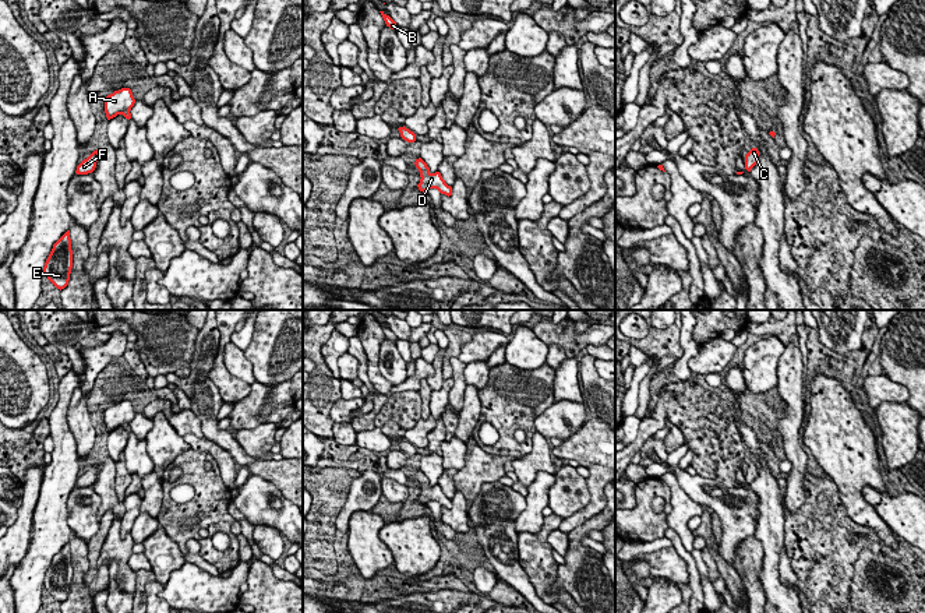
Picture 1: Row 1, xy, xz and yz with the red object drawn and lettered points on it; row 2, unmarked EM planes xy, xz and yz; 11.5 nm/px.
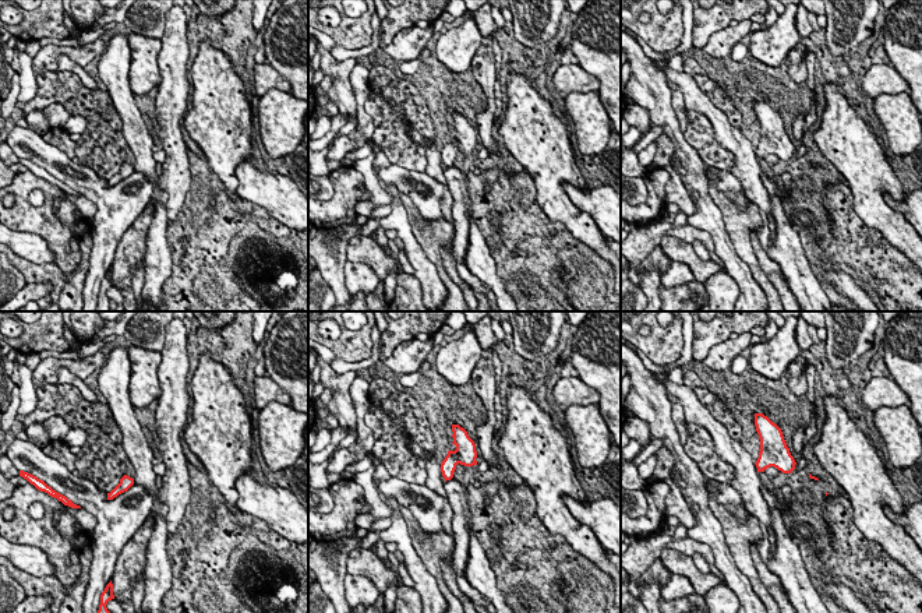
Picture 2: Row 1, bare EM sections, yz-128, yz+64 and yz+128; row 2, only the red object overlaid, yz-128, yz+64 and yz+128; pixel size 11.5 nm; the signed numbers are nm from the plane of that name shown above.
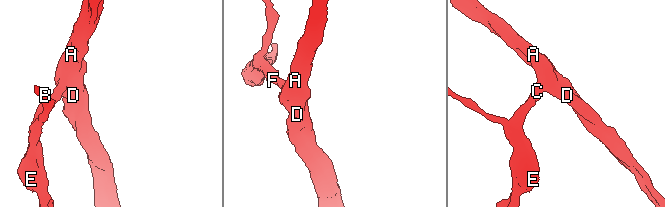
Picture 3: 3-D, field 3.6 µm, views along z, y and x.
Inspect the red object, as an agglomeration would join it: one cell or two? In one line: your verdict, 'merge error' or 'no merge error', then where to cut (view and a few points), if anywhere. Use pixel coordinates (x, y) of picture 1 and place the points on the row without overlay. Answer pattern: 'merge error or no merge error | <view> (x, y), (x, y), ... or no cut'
no merge error | no cut

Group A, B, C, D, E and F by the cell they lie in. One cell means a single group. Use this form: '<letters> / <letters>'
A B C D E F

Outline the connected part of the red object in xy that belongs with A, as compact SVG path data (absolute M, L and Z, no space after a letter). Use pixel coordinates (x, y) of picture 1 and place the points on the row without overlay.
M121 401L105 411L105 426L107 433L123 427L126 431L131 431L131 420L134 419L135 412L130 401Z

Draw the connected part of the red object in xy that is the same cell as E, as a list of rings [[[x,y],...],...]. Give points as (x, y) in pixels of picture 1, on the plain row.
[[[67,543],[54,557],[45,575],[43,588],[57,600],[68,598],[73,581],[73,563],[70,543]]]

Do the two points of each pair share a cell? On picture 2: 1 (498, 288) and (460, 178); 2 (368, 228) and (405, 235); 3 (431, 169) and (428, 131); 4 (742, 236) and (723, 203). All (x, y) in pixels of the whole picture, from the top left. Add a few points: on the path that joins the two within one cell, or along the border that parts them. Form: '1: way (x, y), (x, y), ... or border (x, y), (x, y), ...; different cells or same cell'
1: border (472, 218), (465, 256); different cells
2: way (378, 222), (394, 222), (396, 225); same cell
3: border (406, 122), (426, 140), (426, 172); different cells
4: way (739, 228), (728, 211); same cell

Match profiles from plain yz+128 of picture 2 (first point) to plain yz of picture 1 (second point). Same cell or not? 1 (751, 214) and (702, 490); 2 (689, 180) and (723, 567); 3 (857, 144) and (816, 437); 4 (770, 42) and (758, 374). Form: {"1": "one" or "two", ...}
{"1": "two", "2": "one", "3": "one", "4": "one"}

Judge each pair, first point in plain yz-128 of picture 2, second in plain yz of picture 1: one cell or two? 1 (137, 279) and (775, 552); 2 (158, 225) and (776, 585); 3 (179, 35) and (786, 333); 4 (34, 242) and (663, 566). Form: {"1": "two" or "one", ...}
{"1": "two", "2": "one", "3": "two", "4": "one"}

